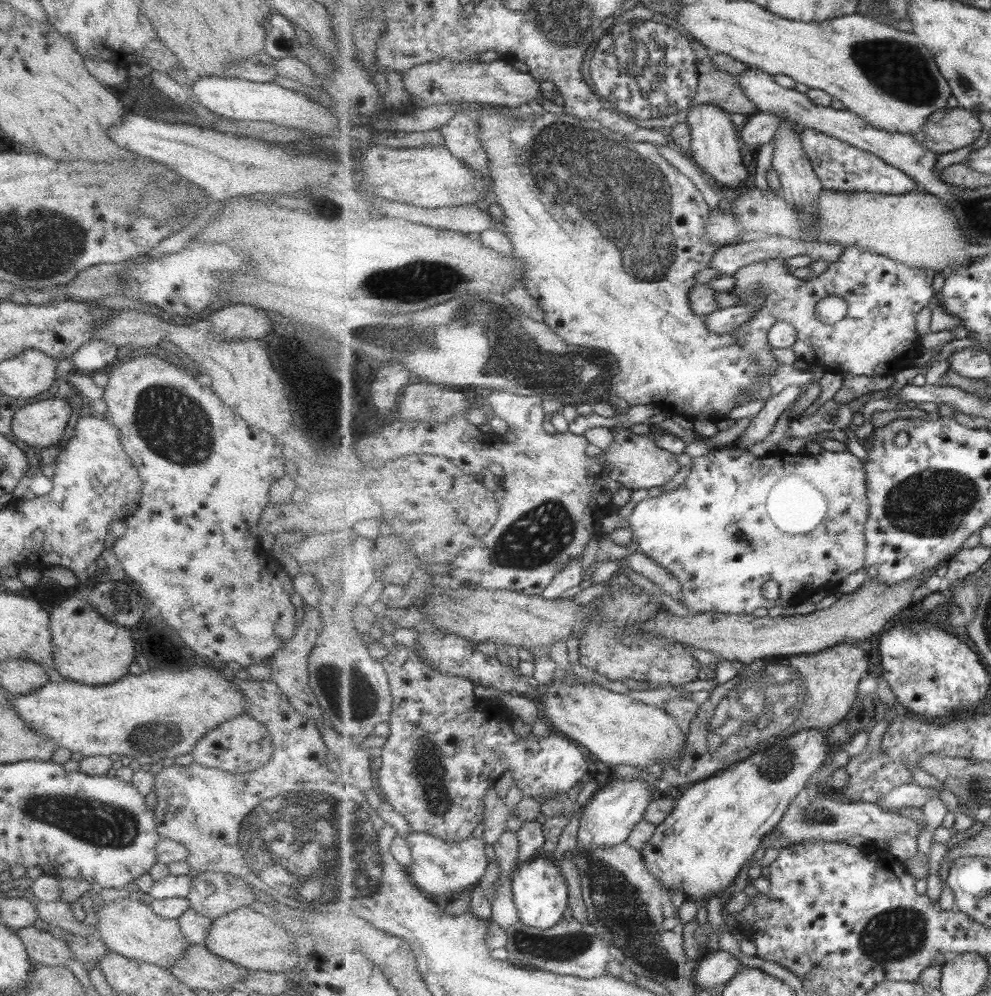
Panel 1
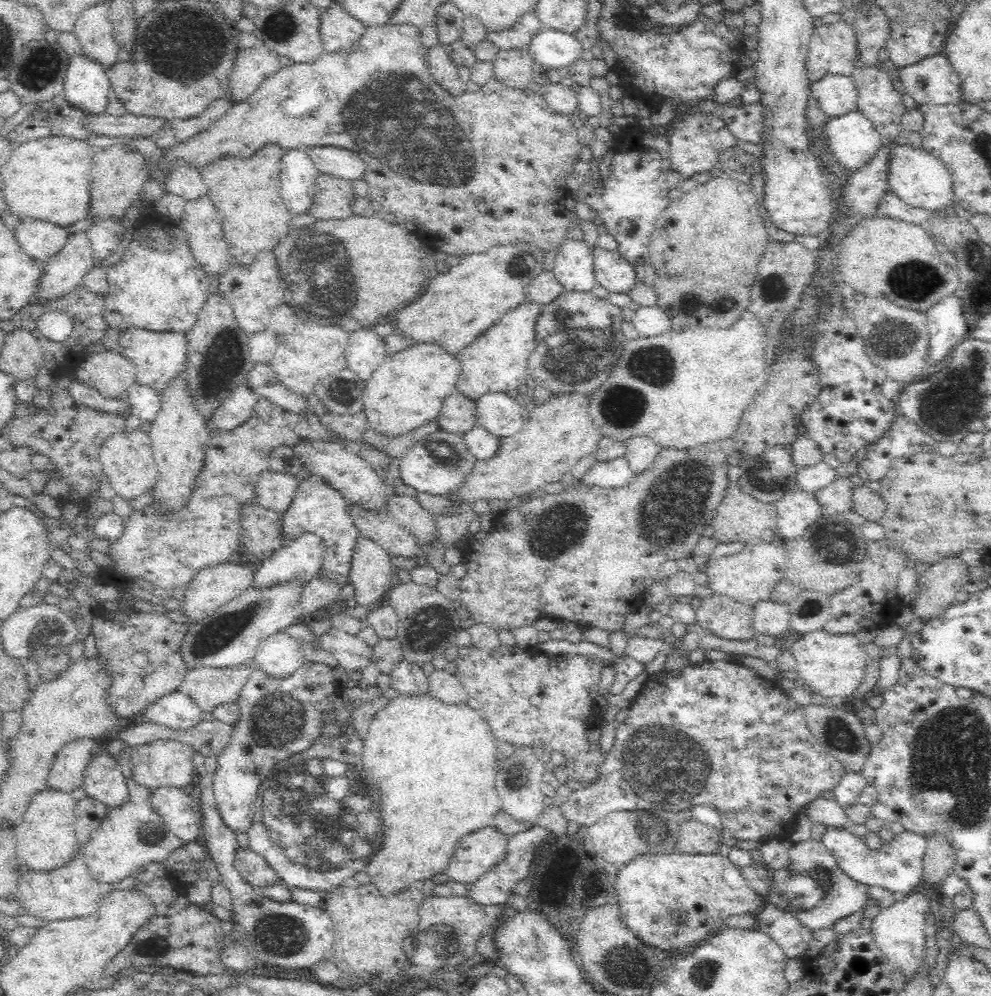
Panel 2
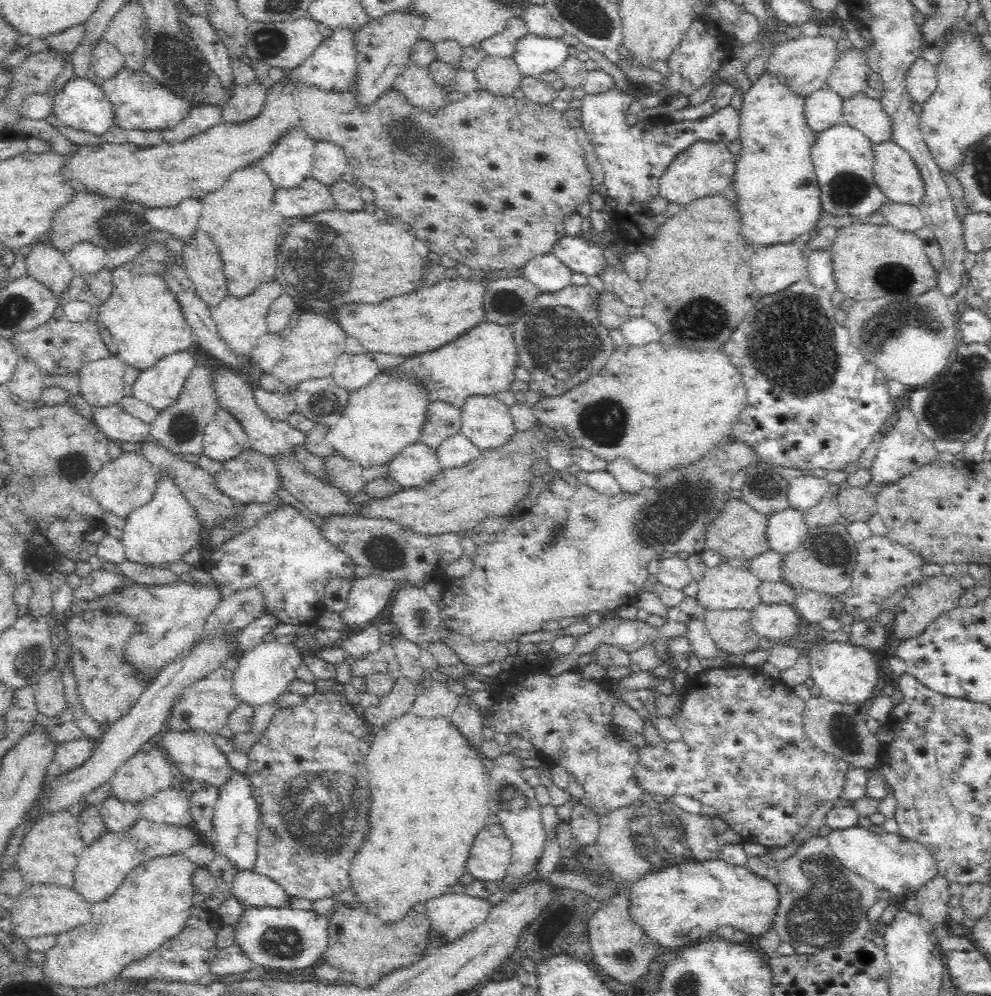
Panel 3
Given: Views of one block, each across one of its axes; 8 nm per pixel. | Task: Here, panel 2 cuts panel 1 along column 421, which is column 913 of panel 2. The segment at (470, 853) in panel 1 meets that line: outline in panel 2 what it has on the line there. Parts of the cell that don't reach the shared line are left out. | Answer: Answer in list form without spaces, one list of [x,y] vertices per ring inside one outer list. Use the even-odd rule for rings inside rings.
[[[828,826],[821,843],[832,853],[838,867],[853,882],[868,887],[882,887],[894,893],[910,894],[923,884],[923,858],[926,837],[904,831],[888,842],[883,842],[877,850],[869,849],[865,841],[848,831],[848,827]]]

